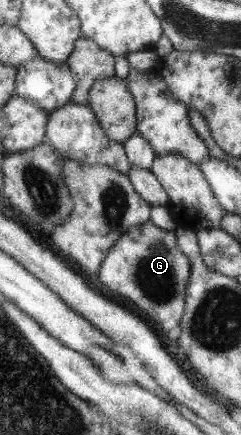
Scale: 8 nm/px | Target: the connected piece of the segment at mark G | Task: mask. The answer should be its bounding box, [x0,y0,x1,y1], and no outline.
[99,220,191,332]

